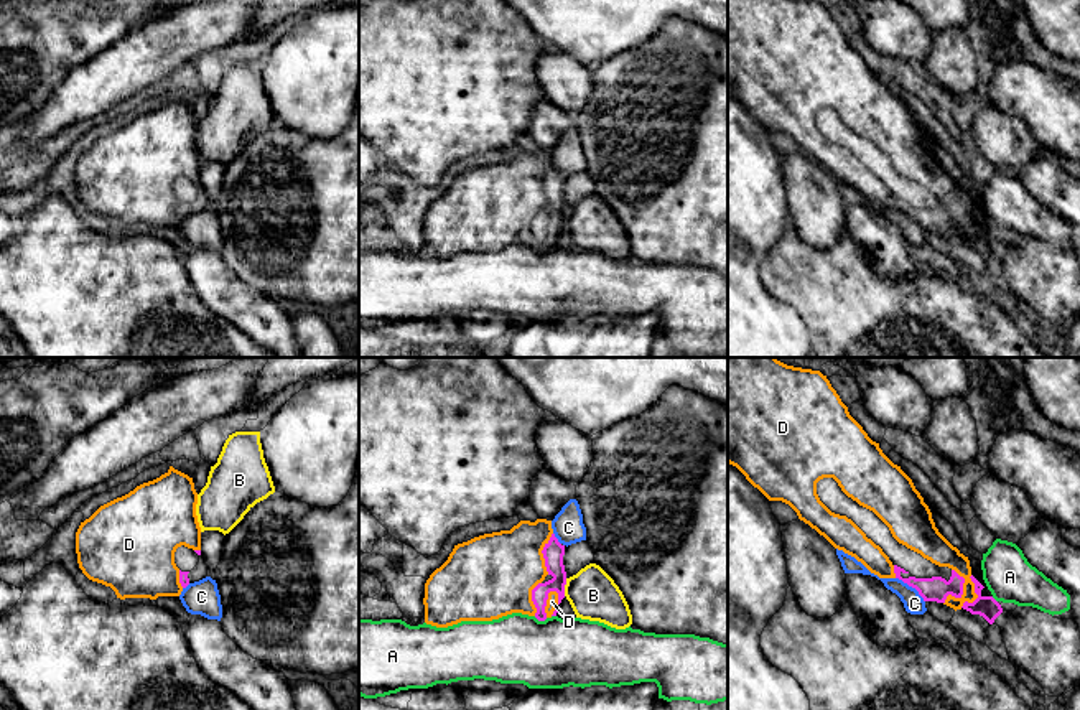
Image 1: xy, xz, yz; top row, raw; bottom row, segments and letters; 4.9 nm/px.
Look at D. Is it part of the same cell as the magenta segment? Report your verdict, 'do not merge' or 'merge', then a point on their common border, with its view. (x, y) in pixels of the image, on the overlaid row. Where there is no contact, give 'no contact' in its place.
merge | xz (545, 602)

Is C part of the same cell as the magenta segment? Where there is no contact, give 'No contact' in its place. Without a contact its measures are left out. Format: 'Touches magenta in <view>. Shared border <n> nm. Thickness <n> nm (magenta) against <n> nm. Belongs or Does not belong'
Touches magenta in yz. Shared border 190 nm. Thickness 120 nm (magenta) against 100 nm. Does not belong

